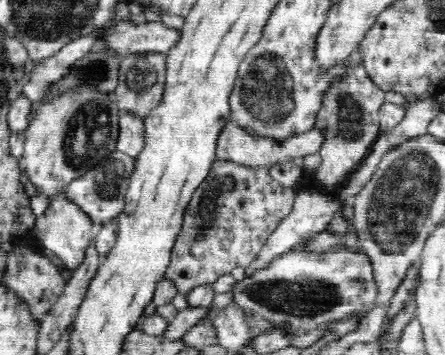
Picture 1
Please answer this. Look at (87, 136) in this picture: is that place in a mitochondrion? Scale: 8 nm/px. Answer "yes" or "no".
yes

